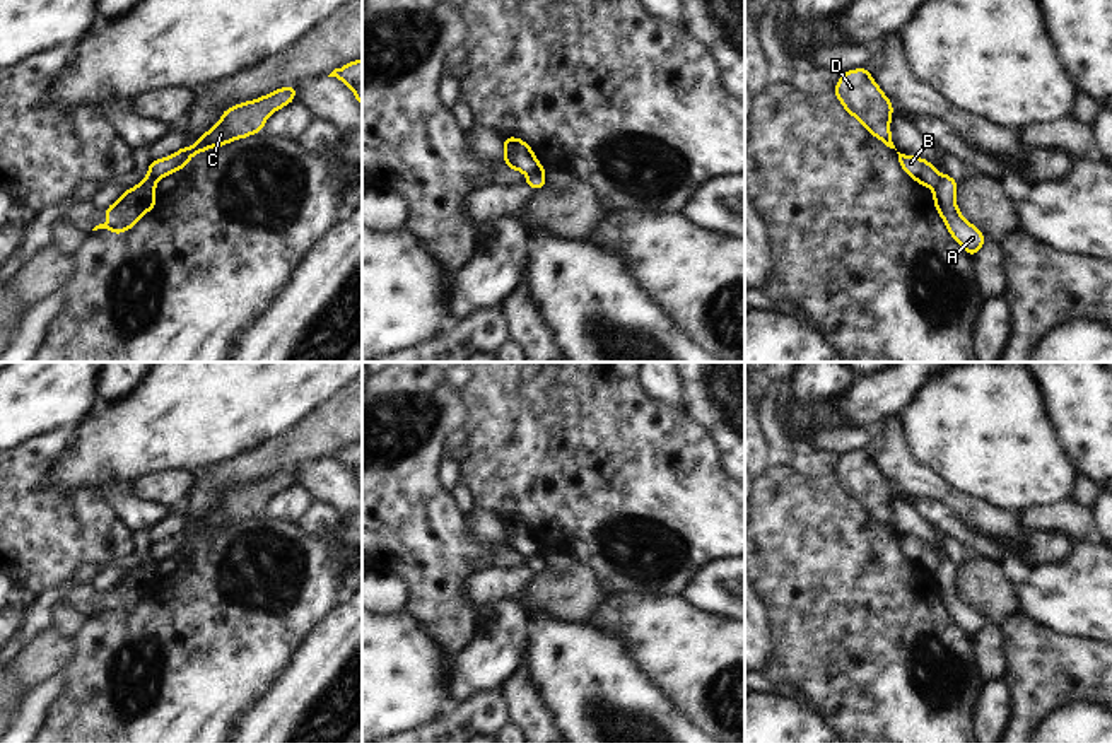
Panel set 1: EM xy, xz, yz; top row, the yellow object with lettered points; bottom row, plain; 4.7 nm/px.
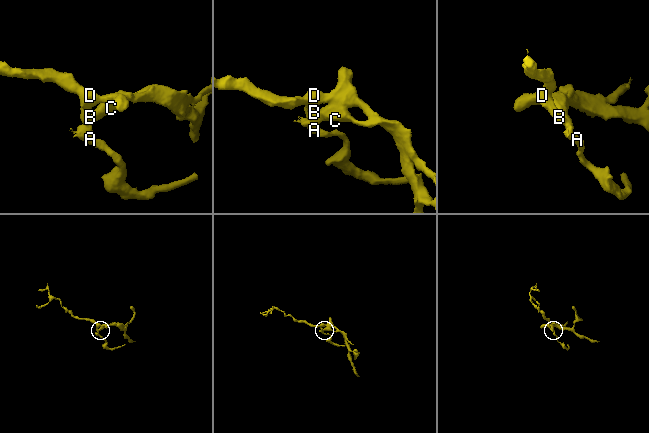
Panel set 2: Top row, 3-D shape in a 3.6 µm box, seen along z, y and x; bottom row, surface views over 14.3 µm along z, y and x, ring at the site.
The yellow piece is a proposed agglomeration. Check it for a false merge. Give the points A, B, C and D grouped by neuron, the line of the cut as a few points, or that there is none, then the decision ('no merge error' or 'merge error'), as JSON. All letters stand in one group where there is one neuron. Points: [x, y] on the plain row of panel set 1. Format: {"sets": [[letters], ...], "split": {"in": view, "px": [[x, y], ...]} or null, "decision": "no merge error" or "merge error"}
{"sets": [["A", "C"], ["B", "D"]], "split": {"in": "xz", "px": [[538, 547], [528, 555]]}, "decision": "merge error"}

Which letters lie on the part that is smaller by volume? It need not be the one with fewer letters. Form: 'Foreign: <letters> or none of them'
Foreign: A, C

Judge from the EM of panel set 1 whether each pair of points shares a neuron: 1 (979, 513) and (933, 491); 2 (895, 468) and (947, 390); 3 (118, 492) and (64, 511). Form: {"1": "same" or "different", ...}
{"1": "same", "2": "different", "3": "different"}

